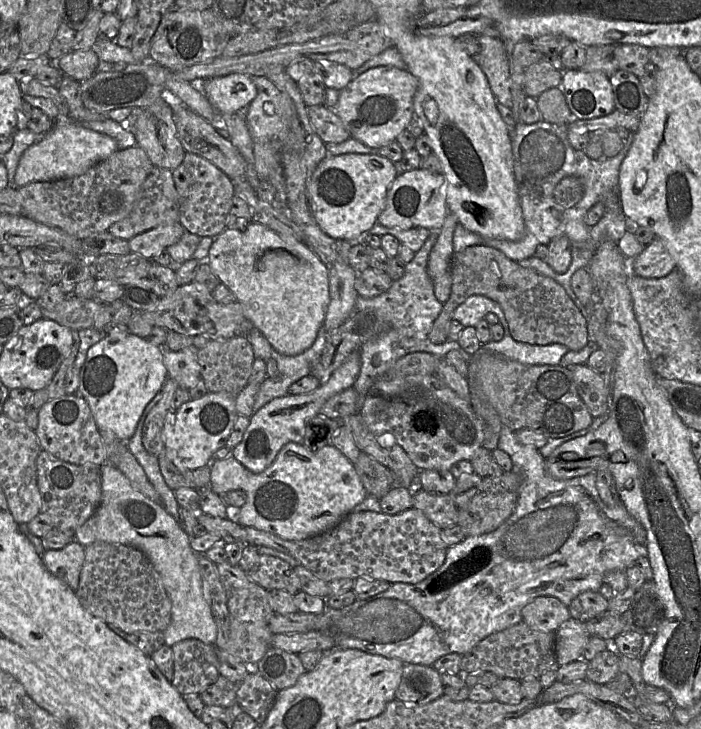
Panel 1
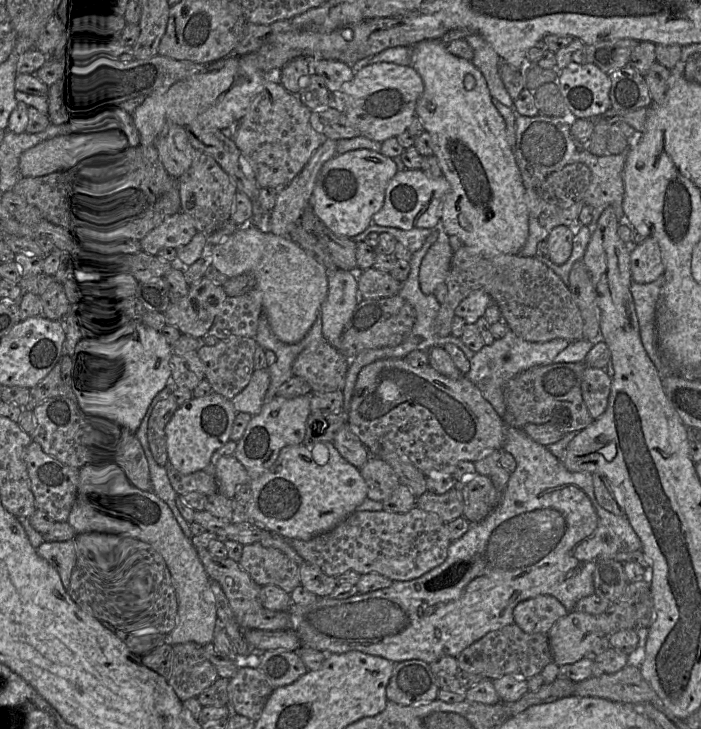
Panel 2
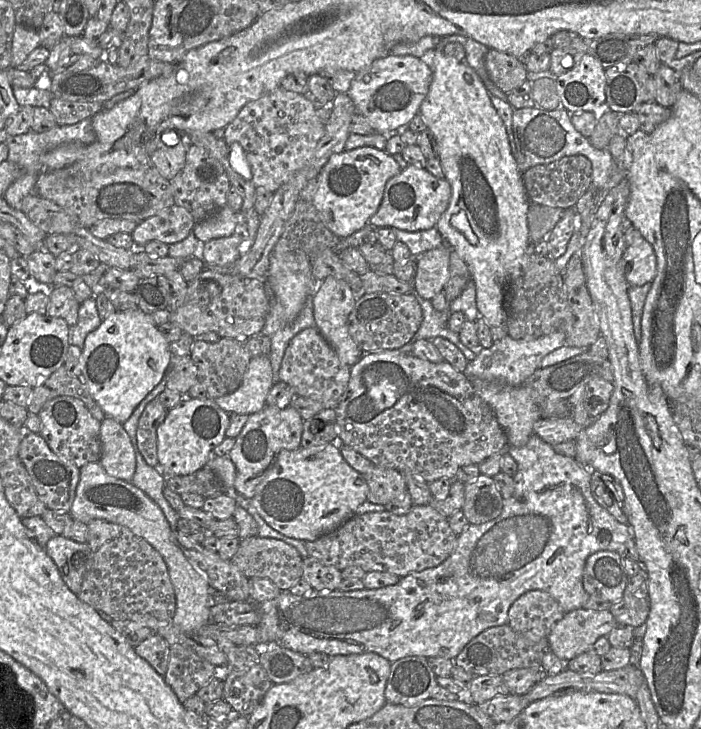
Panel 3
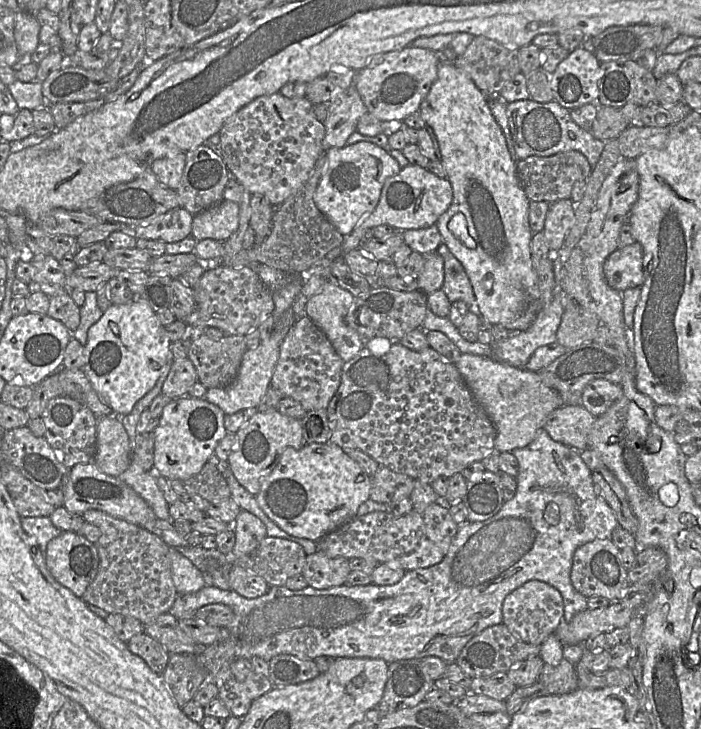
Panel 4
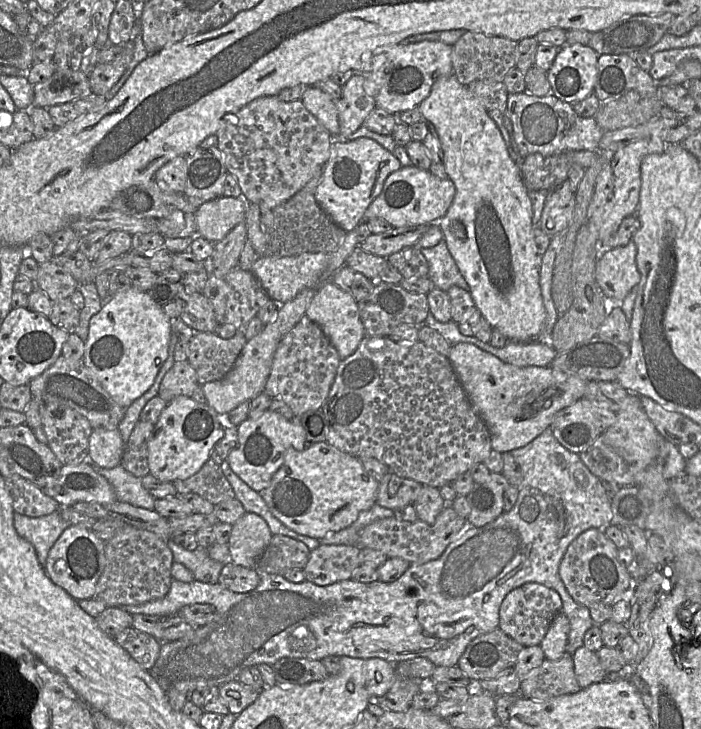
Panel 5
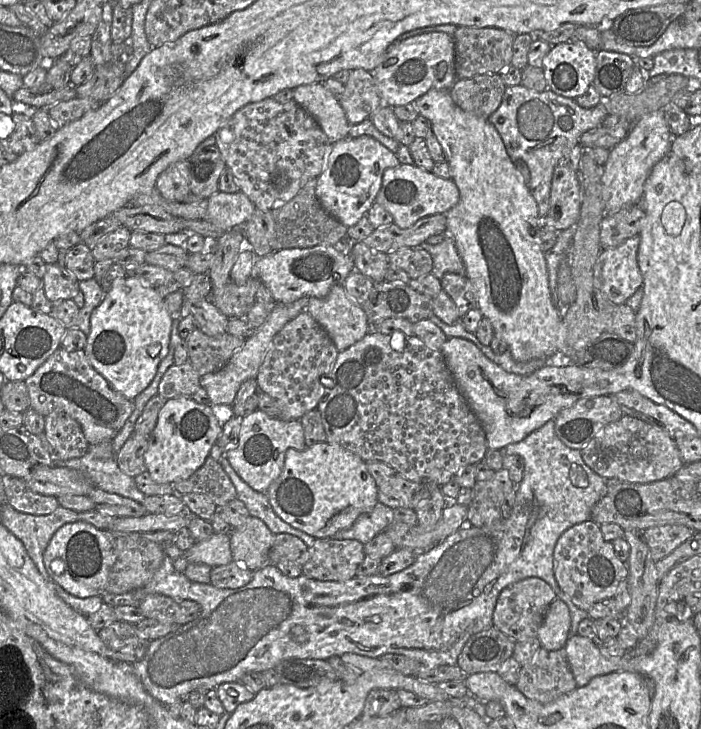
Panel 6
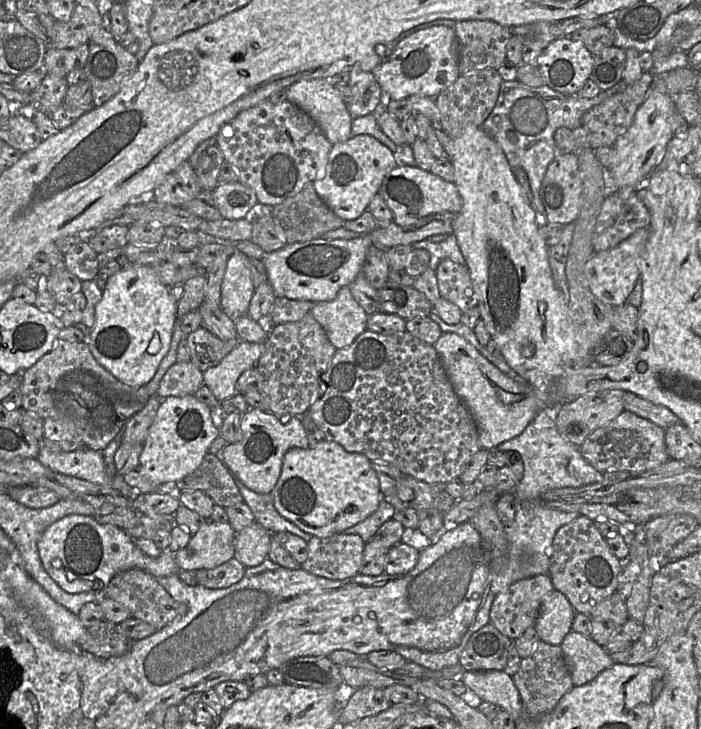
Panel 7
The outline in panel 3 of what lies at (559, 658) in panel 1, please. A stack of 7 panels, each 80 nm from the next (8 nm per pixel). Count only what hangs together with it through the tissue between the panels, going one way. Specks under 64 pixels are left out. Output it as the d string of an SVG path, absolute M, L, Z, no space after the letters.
M579 608L568 612L548 635L550 650L563 661L570 661L586 652L601 636L618 626L609 610Z

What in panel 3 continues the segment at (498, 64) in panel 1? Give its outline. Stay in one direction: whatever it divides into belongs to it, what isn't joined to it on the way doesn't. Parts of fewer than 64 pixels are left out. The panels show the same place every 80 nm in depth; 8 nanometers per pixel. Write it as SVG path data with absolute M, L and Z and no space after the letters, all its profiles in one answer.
M455 34L440 37L436 49L442 50L443 47L450 42L458 42L464 47L465 57L463 61L466 62L471 68L473 68L480 76L490 95L496 96L502 100L507 100L507 94L500 90L488 76L485 67L485 58L489 48L470 37Z

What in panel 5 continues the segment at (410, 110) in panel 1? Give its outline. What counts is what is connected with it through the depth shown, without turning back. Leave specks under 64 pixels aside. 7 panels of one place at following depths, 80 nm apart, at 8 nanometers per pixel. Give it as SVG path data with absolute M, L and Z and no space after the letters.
M430 40L388 48L379 64L376 62L378 58L374 58L374 70L362 73L365 91L374 98L377 108L393 115L417 108L437 80L453 74L452 51L453 46Z

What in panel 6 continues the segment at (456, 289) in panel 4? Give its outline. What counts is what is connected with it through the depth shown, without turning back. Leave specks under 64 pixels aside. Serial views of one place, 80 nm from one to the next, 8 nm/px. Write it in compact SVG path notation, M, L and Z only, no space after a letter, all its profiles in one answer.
M447 236L437 245L424 242L419 247L431 255L433 260L431 273L439 280L447 273L455 273L462 276L466 275L465 265L452 237Z

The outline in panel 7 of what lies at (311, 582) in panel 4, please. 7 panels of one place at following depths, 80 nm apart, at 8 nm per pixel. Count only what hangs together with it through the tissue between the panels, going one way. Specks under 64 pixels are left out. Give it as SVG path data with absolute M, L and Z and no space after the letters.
M339 532L326 538L312 536L308 543L308 557L301 570L328 580L345 580L359 574L365 542L357 534Z

